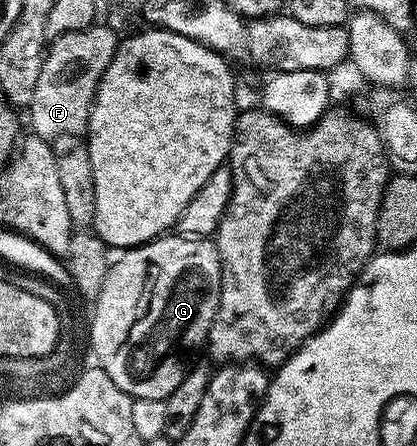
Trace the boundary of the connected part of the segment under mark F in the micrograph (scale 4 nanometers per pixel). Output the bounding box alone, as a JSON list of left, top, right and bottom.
[28,25,120,144]

